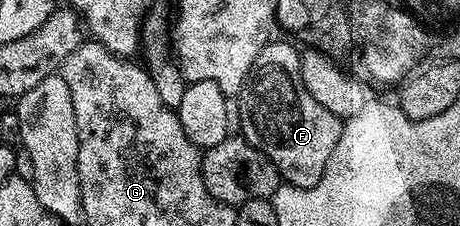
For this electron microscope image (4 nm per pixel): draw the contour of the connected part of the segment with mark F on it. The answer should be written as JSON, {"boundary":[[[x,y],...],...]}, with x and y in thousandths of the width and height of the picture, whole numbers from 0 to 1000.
{"boundary":[[[583,181],[570,230],[561,230],[530,394],[517,420],[520,588],[600,730],[624,819],[670,841],[700,796],[709,726],[748,580],[748,540],[665,407],[652,314],[654,226],[626,186],[600,181]]]}

